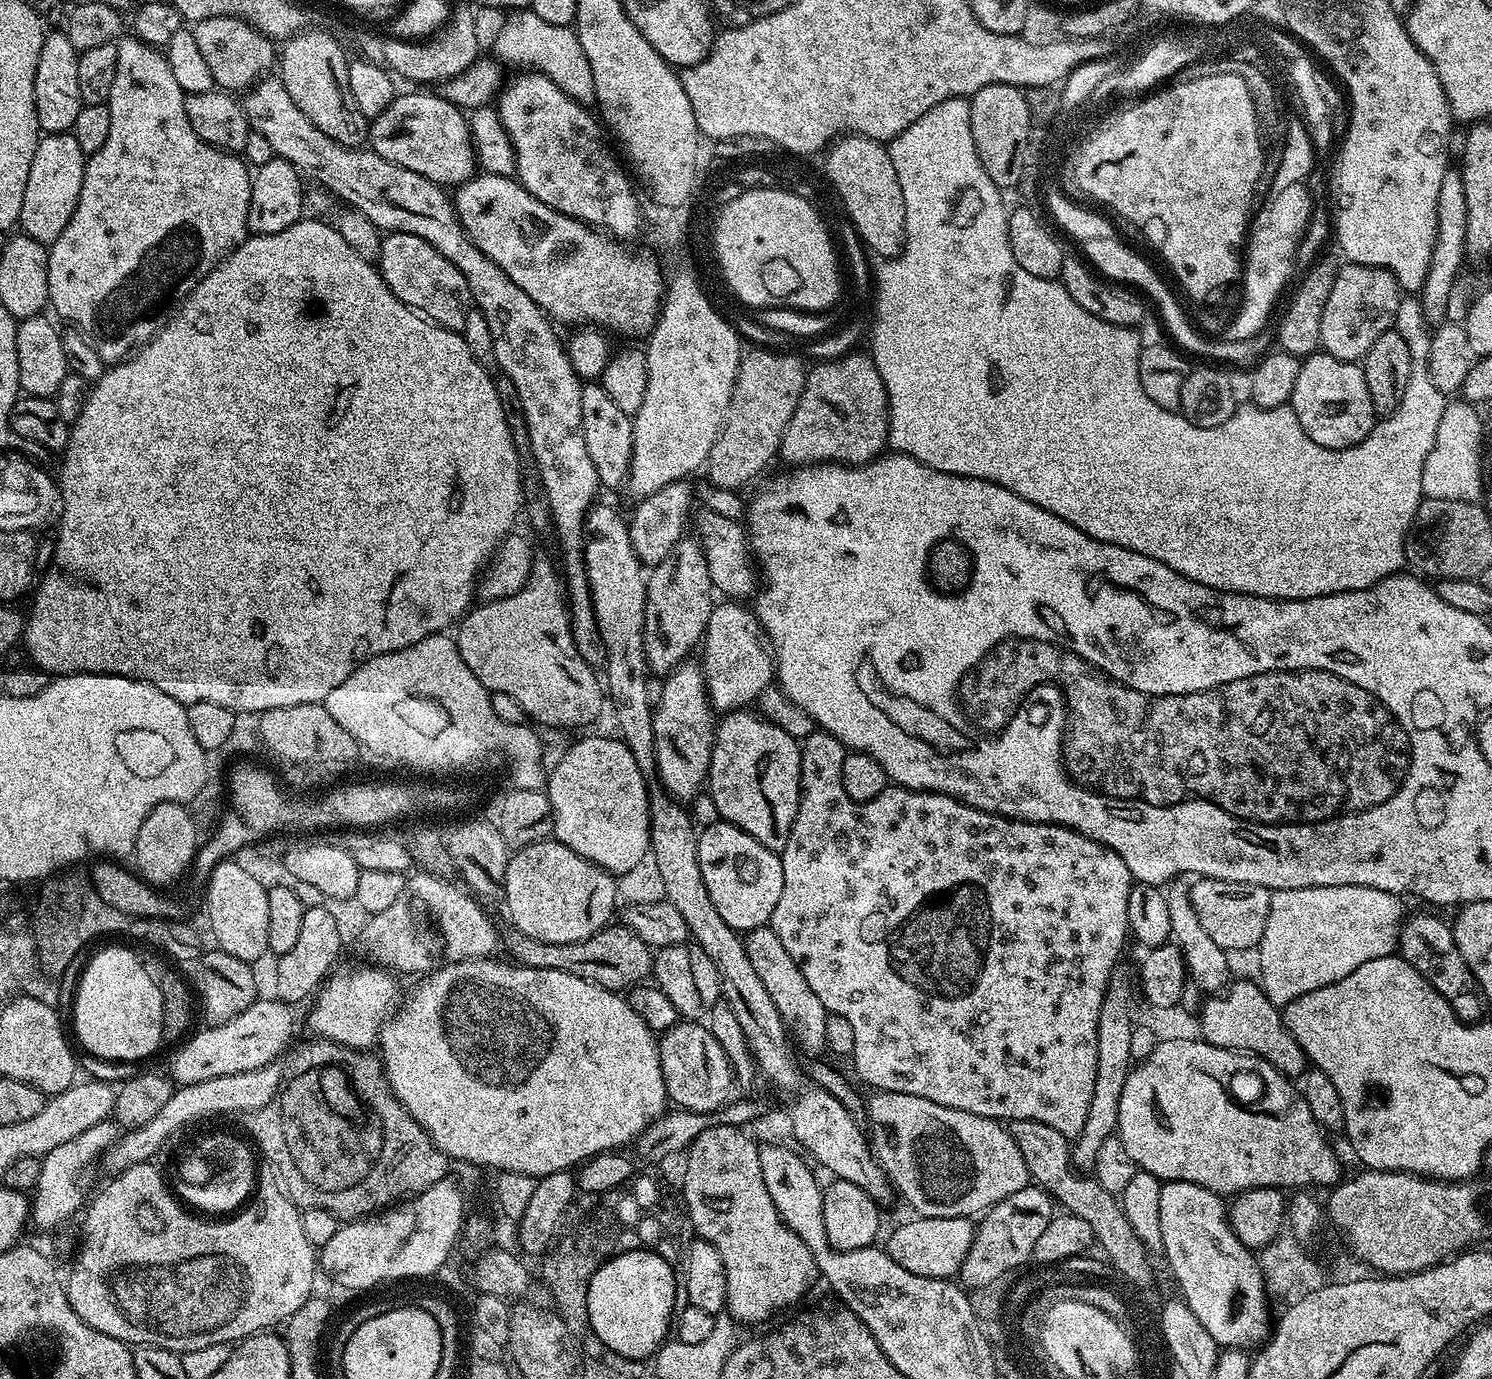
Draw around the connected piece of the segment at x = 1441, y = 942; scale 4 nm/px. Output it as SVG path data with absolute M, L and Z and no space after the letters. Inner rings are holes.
M1409 915L1400 929L1398 954L1406 962L1410 962L1410 966L1414 966L1414 970L1418 970L1418 974L1422 974L1422 978L1426 978L1426 982L1430 982L1430 986L1438 990L1438 994L1450 1001L1459 1001L1459 996L1466 995L1474 988L1472 971L1470 966L1466 966L1466 958L1458 954L1452 926L1447 919L1444 921L1436 916Z

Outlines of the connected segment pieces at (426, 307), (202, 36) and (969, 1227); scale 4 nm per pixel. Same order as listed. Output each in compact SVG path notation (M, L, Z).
M387 233L380 241L378 271L388 289L407 308L414 309L433 324L441 324L452 332L462 332L472 304L472 292L466 286L462 270L458 270L450 258L442 258L430 242L414 234Z
M220 16L216 20L197 20L191 25L190 30L194 34L195 42L208 65L208 69L210 69L212 83L217 89L233 94L243 94L253 84L259 84L265 76L269 75L277 63L277 45L267 36L262 35L254 26L250 26L244 20L239 20L237 16Z
M917 1215L916 1220L908 1220L900 1224L888 1236L886 1251L902 1270L910 1270L910 1274L918 1274L922 1278L938 1278L947 1280L959 1273L962 1262L976 1237L976 1224L967 1216L958 1218L934 1218Z

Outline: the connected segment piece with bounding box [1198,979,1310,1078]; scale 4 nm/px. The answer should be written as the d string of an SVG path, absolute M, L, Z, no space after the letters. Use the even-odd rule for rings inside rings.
M1233 979L1219 994L1212 994L1203 1001L1199 1009L1200 1034L1205 1042L1219 1048L1228 1048L1231 1052L1247 1052L1254 1056L1260 1056L1270 1066L1274 1066L1289 1078L1303 1077L1310 1061L1305 1056L1302 1046L1294 1038L1294 1034L1284 1025L1281 1009L1270 998L1266 998L1263 987L1255 979L1236 980Z

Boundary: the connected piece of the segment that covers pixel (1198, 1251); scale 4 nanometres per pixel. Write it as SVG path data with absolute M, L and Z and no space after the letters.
M1169 1180L1161 1183L1160 1193L1162 1194L1162 1206L1160 1207L1160 1217L1162 1218L1162 1242L1164 1243L1163 1259L1168 1259L1168 1264L1172 1267L1172 1276L1176 1279L1176 1284L1180 1287L1179 1295L1182 1297L1189 1310L1194 1314L1194 1318L1198 1318L1198 1322L1202 1322L1202 1326L1206 1326L1206 1331L1210 1334L1210 1338L1214 1338L1214 1342L1223 1346L1225 1349L1236 1348L1248 1350L1251 1344L1260 1346L1267 1341L1270 1335L1270 1320L1268 1324L1268 1302L1269 1297L1266 1295L1263 1276L1259 1270L1259 1262L1254 1255L1253 1249L1248 1248L1234 1234L1230 1223L1230 1212L1223 1204L1221 1197L1217 1193L1206 1190L1202 1186L1198 1186L1194 1182L1182 1182L1181 1180Z

